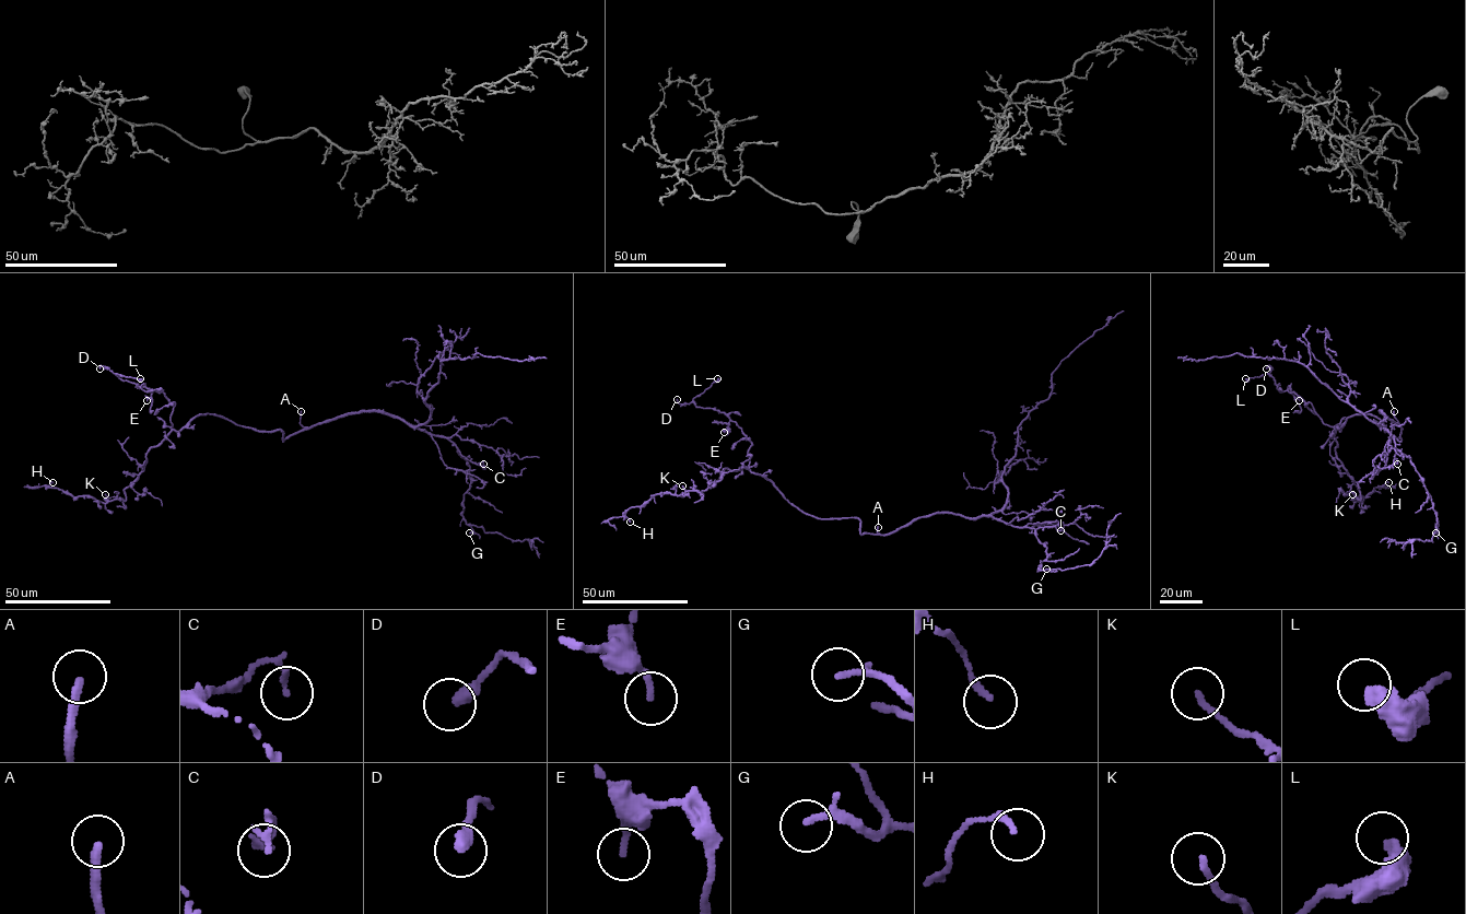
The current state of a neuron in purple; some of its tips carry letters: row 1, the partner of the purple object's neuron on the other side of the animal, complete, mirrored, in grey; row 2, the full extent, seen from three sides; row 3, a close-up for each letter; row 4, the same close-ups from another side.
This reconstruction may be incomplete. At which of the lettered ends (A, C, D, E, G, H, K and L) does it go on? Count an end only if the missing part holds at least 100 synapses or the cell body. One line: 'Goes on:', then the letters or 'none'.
Goes on: none

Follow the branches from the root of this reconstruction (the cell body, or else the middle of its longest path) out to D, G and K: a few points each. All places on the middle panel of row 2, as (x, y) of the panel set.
D: (887, 535), (861, 534), (857, 517), (801, 512), (749, 469), (752, 444), (735, 422), (677, 399)
G: (887, 535), (937, 513), (989, 516), (1033, 528), (1047, 554), (1040, 569), (1052, 571), (1046, 569)
K: (887, 535), (861, 534), (857, 517), (802, 512), (743, 467), (725, 468), (703, 493), (682, 485)

